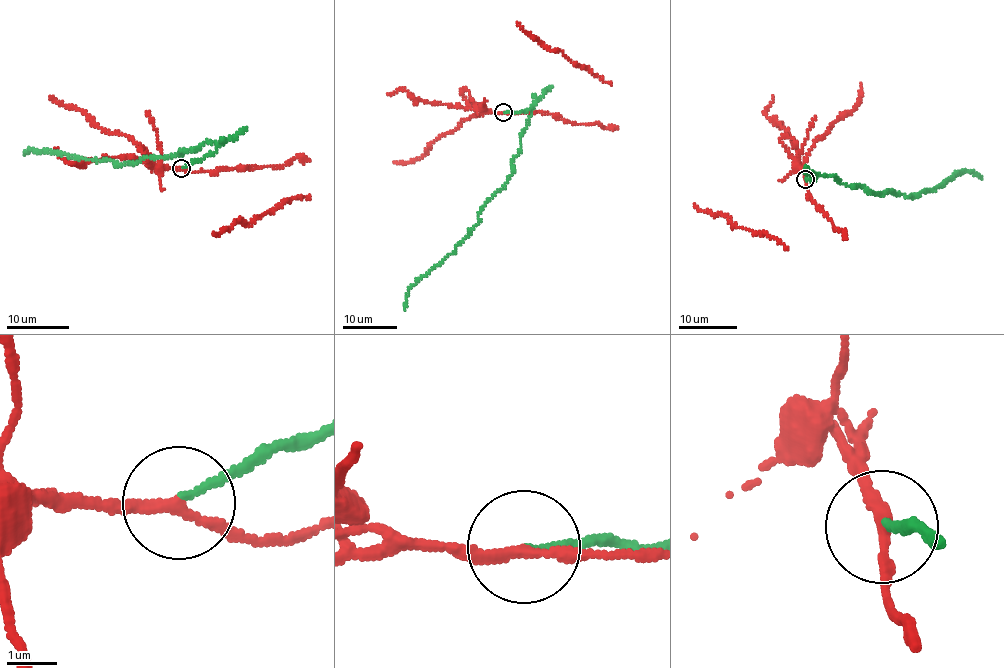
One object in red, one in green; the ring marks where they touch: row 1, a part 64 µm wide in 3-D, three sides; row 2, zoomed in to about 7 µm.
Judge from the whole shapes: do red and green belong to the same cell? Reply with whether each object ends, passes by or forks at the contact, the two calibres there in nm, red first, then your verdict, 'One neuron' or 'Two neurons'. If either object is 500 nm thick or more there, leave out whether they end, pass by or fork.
At the ring red passes by. At the ring green ends. Thickness 200 nm (red) against 120 nm. Two neurons

